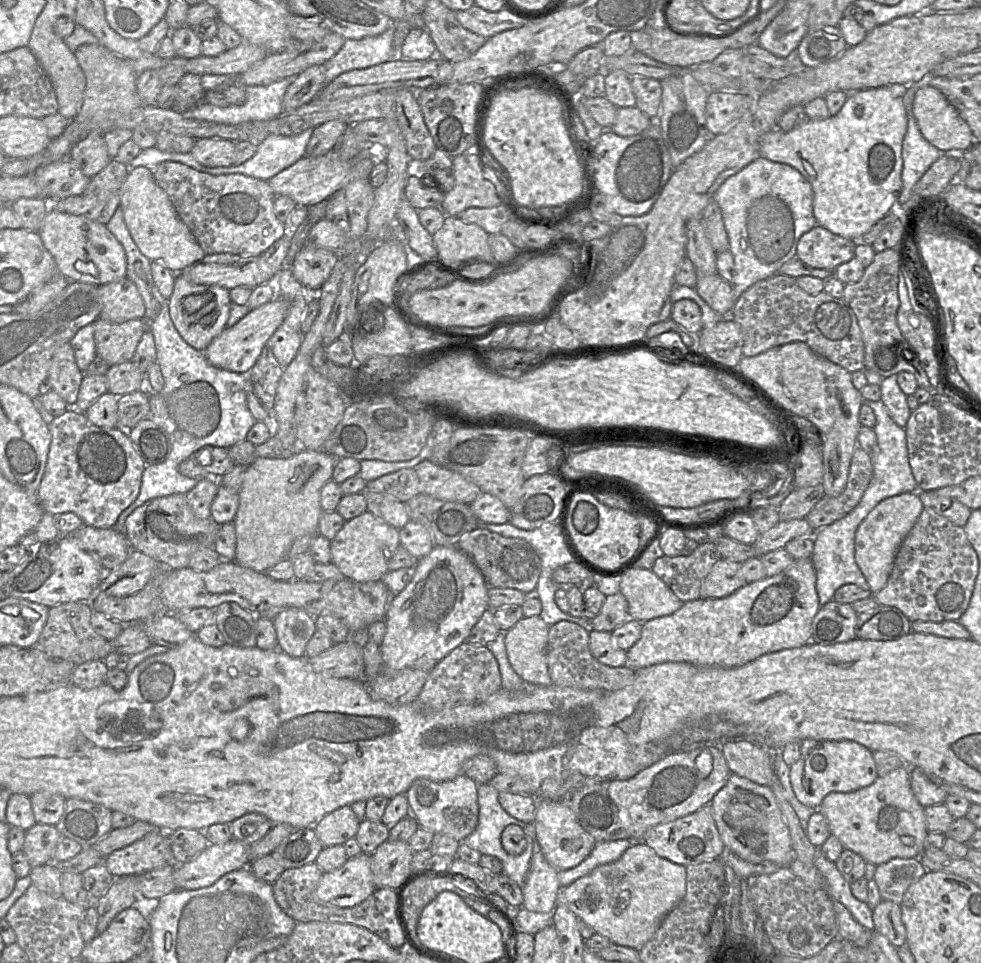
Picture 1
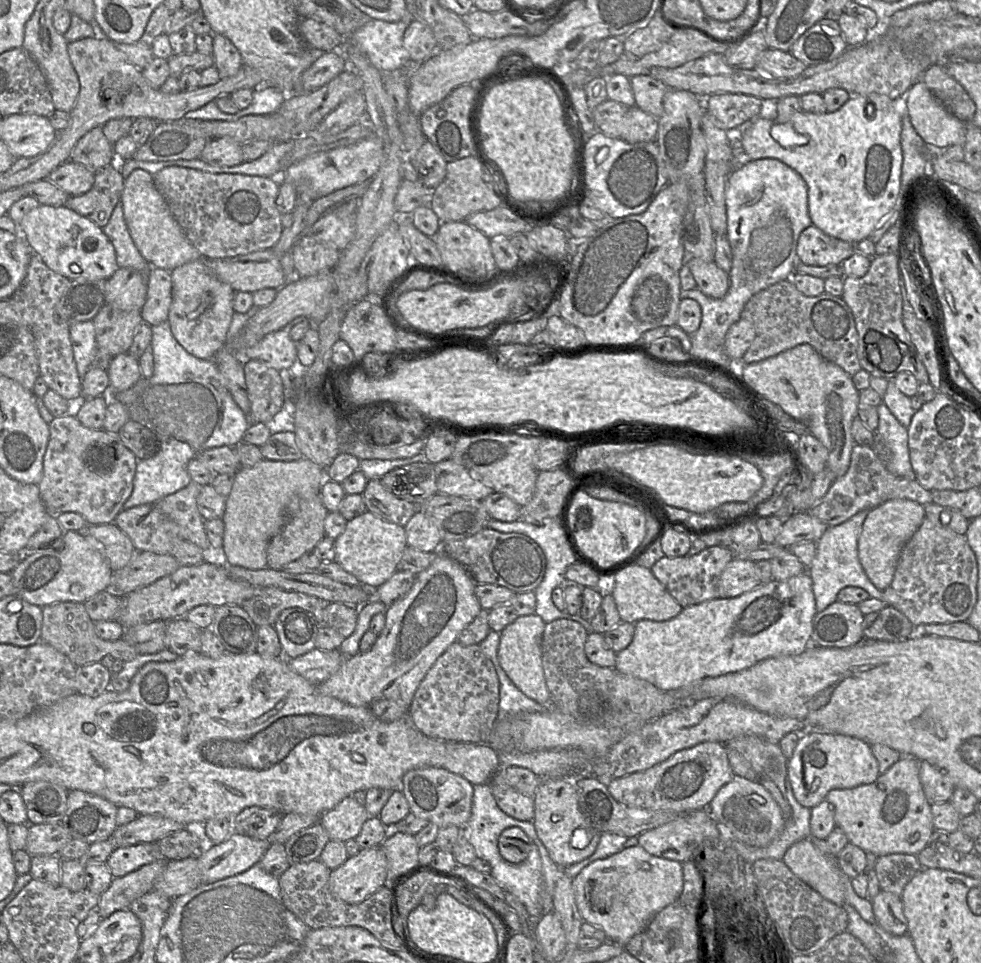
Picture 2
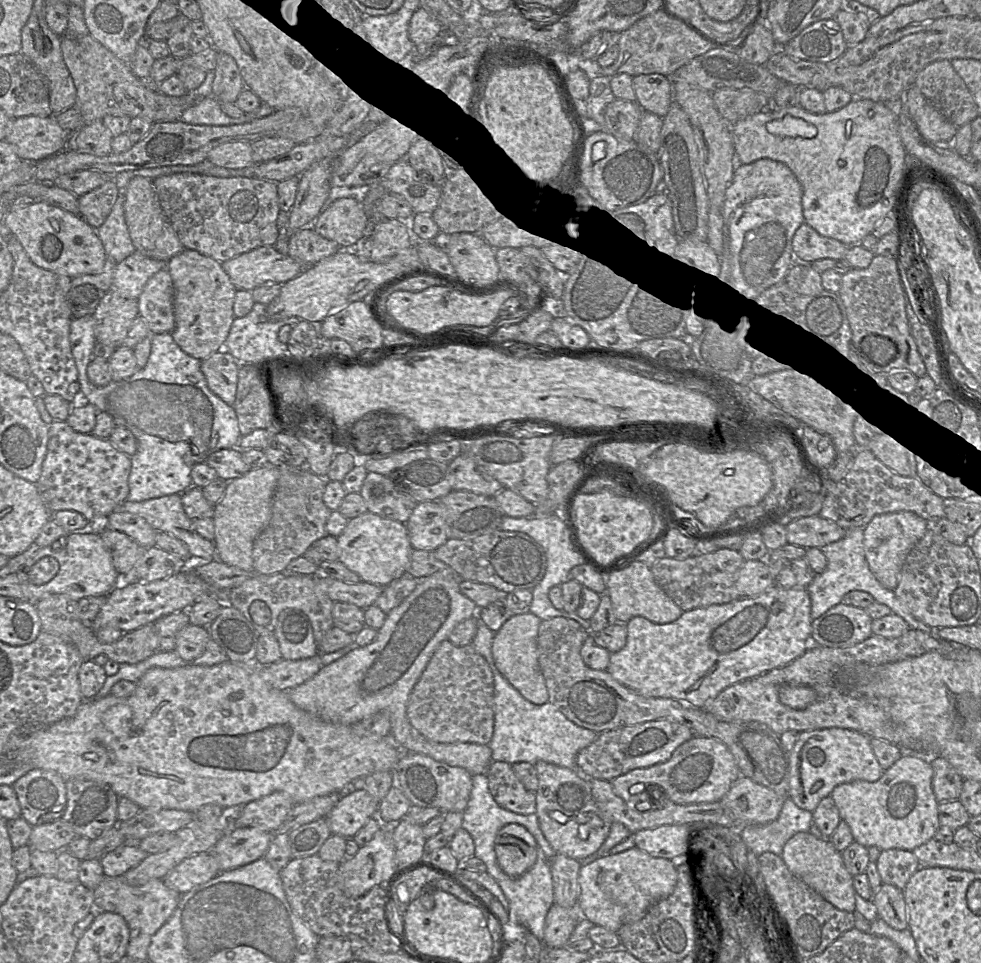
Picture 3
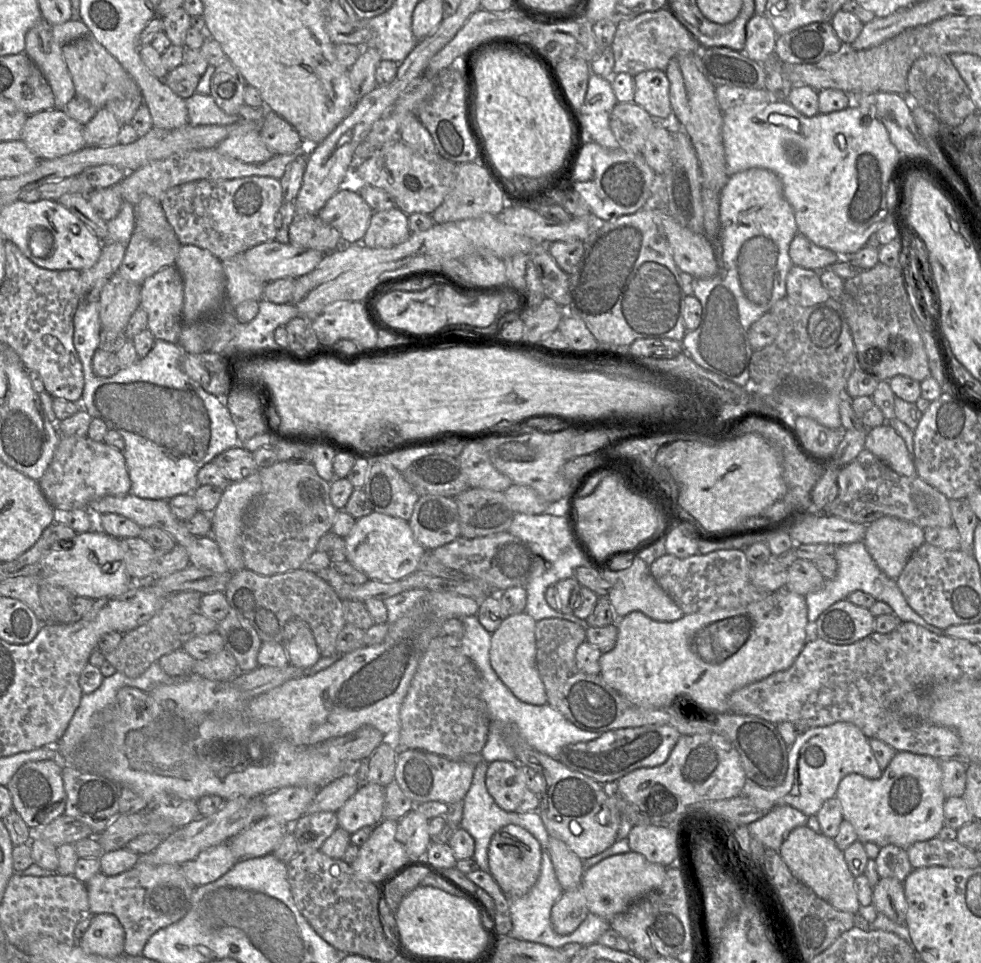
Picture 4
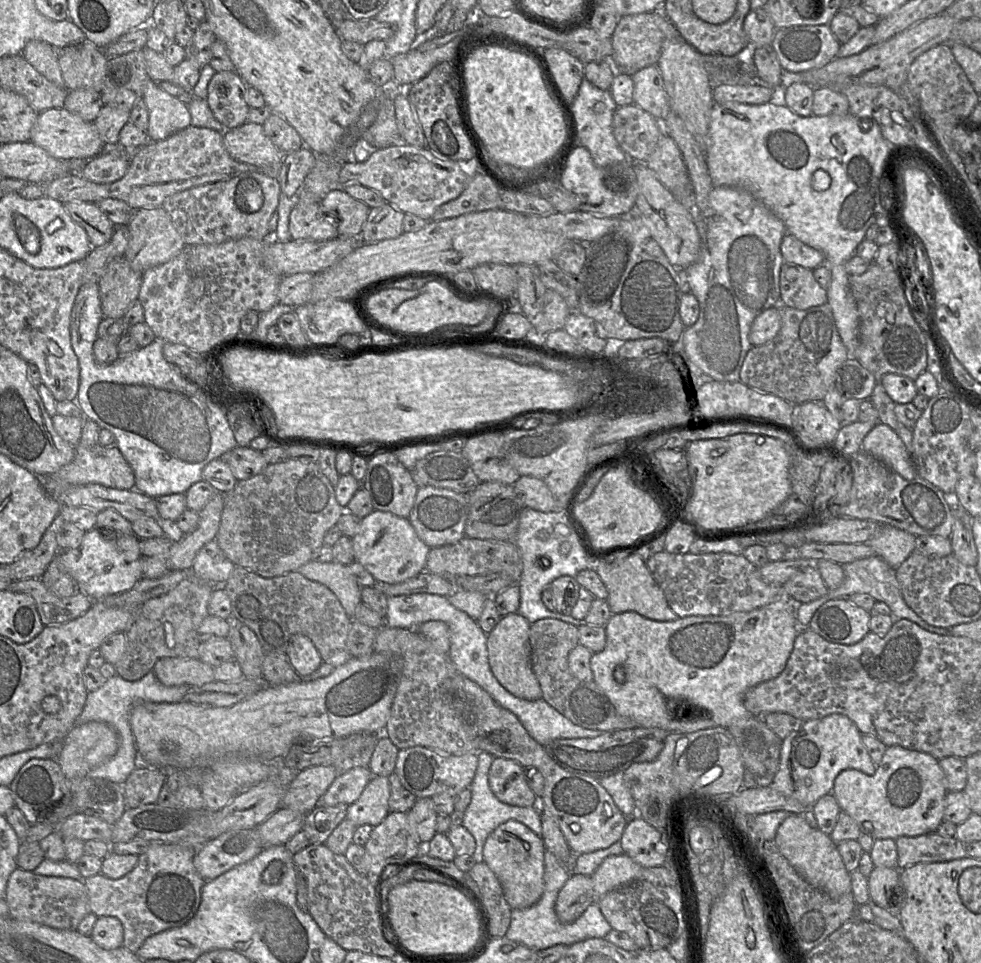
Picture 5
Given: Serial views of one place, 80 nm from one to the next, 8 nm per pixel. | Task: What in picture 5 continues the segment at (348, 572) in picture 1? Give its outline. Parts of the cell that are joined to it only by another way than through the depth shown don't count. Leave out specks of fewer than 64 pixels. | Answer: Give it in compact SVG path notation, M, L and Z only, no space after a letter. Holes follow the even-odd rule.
M374 510L362 518L359 532L351 540L355 561L359 562L377 583L400 583L425 570L430 548L418 537L408 518Z

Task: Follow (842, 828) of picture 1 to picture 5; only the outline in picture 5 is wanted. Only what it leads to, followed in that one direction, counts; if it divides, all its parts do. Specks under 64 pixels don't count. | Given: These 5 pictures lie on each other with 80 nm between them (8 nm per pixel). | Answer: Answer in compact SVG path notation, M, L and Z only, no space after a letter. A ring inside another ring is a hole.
M901 746L887 747L873 775L843 770L835 779L832 794L842 811L872 839L915 837L935 832L944 821L948 790L939 760L930 754Z

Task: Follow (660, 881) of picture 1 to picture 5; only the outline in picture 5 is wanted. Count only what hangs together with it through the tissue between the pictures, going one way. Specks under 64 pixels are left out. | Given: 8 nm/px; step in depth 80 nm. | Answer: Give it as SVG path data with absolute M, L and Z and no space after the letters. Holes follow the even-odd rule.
M625 854L604 859L590 876L595 892L595 903L608 892L639 878L643 869Z

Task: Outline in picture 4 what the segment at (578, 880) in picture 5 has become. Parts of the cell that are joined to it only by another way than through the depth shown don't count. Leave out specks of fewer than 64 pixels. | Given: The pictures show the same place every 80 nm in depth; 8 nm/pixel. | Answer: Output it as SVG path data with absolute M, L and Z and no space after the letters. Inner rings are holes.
M582 887L564 891L551 909L552 928L557 934L570 934L578 928L588 913Z

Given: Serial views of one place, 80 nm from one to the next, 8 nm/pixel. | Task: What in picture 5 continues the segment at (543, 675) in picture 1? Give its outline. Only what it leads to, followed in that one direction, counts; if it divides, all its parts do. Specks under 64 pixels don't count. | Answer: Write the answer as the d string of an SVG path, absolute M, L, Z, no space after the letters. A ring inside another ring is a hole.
M517 612L501 617L487 634L488 662L493 675L508 692L521 699L538 700L542 698L542 691L531 665L530 625Z

